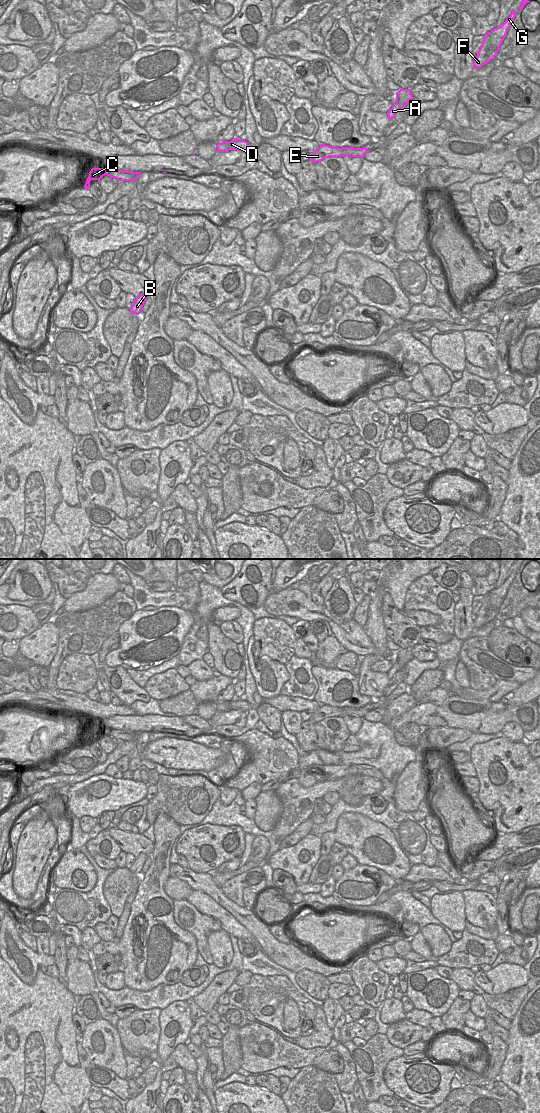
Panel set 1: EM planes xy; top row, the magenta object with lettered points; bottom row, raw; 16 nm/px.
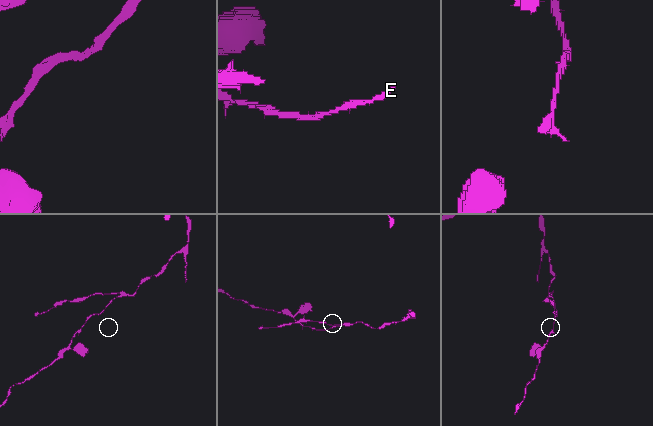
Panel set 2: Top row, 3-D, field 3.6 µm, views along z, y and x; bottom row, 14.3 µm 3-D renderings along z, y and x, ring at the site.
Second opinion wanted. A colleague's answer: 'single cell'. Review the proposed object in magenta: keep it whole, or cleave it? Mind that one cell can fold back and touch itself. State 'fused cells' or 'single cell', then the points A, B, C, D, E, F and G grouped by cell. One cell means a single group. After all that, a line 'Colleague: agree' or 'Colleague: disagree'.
single cell; A B C D E F G
Colleague: agree

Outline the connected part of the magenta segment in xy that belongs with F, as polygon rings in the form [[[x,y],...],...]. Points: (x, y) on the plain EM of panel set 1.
[[[513,571],[500,587],[494,588],[484,595],[483,603],[473,620],[474,629],[481,628],[495,618],[516,574],[517,571]]]

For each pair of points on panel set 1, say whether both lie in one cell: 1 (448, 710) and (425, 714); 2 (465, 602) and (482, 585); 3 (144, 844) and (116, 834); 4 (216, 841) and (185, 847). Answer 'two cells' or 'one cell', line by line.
1: one cell
2: two cells
3: one cell
4: one cell

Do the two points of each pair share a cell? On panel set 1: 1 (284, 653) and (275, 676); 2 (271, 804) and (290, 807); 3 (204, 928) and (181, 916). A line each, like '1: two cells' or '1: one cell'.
1: two cells
2: two cells
3: one cell

